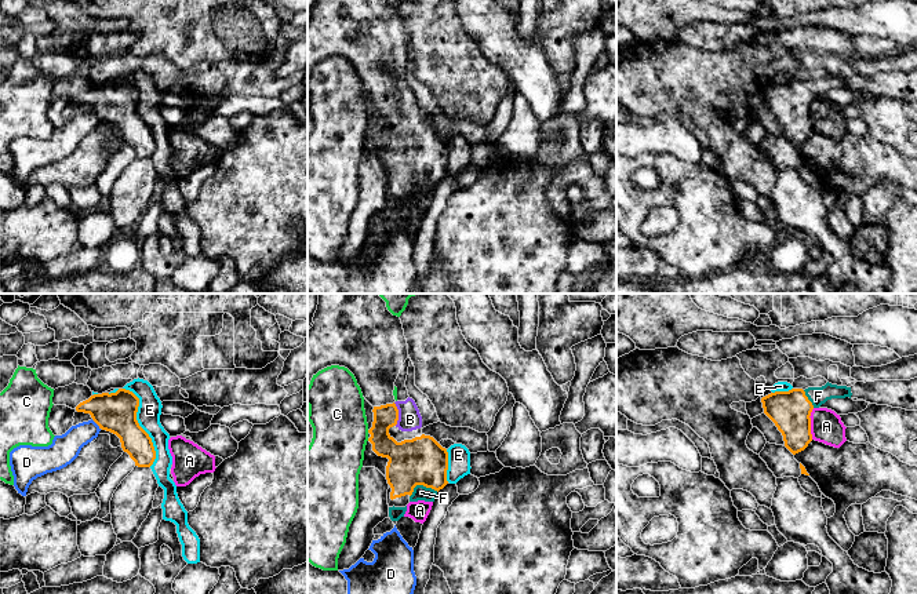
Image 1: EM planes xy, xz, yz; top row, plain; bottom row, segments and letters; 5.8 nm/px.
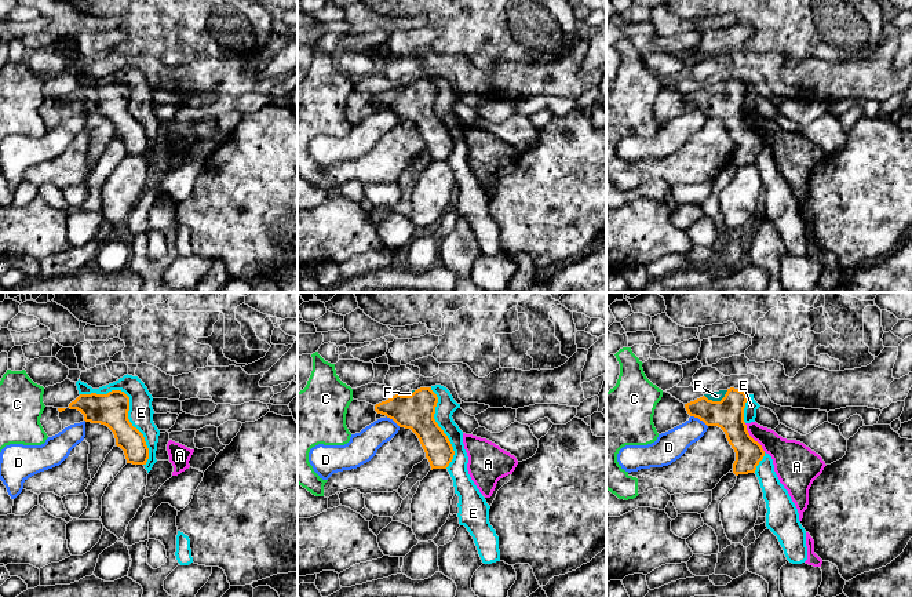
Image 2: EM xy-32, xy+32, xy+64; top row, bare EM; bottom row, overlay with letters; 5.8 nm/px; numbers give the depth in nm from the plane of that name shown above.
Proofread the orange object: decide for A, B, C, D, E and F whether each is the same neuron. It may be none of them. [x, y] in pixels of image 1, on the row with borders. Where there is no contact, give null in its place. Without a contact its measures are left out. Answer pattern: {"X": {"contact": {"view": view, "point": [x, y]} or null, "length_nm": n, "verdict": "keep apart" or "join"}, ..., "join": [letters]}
{"A": {"contact": {"view": "yz", "point": [810, 423]}, "length_nm": 180, "verdict": "keep apart"}, "B": {"contact": {"view": "xz", "point": [397, 414]}, "length_nm": 140, "verdict": "join"}, "C": {"contact": null, "verdict": "keep apart"}, "D": {"contact": {"view": "xy", "point": [97, 423]}, "length_nm": 80, "verdict": "keep apart"}, "E": {"contact": {"view": "xy", "point": [138, 425]}, "length_nm": 500, "verdict": "keep apart"}, "F": {"contact": {"view": "xz", "point": [421, 484]}, "length_nm": 170, "verdict": "join"}, "join": ["B", "F"]}

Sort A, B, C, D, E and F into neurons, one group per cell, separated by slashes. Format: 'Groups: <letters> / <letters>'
Groups: A / B F / C / D / E

